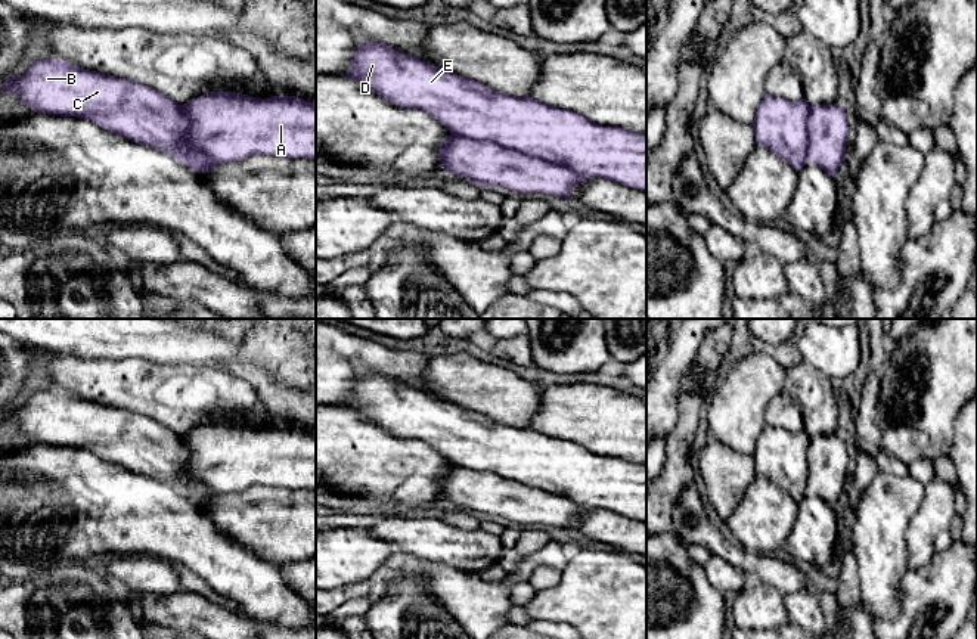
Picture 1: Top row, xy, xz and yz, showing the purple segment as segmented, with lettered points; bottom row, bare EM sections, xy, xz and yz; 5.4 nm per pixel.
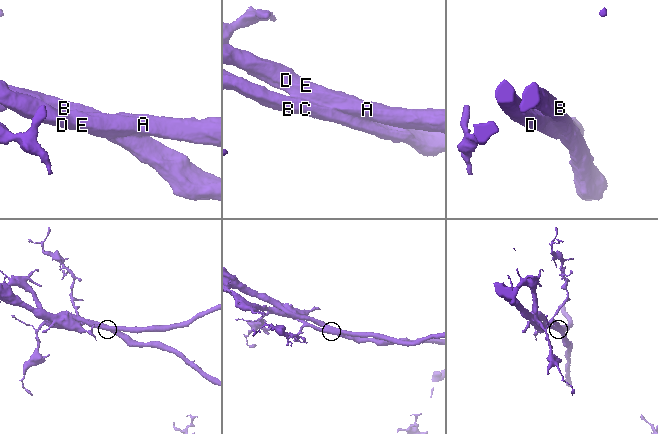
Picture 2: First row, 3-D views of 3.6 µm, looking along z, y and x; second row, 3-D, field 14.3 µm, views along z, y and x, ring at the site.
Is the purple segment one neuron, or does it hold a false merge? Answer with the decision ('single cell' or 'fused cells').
fused cells

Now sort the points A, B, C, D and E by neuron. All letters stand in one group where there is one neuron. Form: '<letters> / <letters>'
A D E / B C

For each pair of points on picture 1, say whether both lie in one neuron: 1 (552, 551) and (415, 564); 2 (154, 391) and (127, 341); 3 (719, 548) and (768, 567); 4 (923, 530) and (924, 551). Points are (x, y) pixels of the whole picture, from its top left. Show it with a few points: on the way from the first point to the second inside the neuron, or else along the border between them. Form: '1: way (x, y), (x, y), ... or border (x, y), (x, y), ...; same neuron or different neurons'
1: border (433, 562), (424, 571), (412, 573); different neurons
2: border (101, 359), (145, 359), (170, 366); different neurons
3: way (731, 552), (756, 565); same neuron
4: way (923, 534), (923, 546); same neuron

